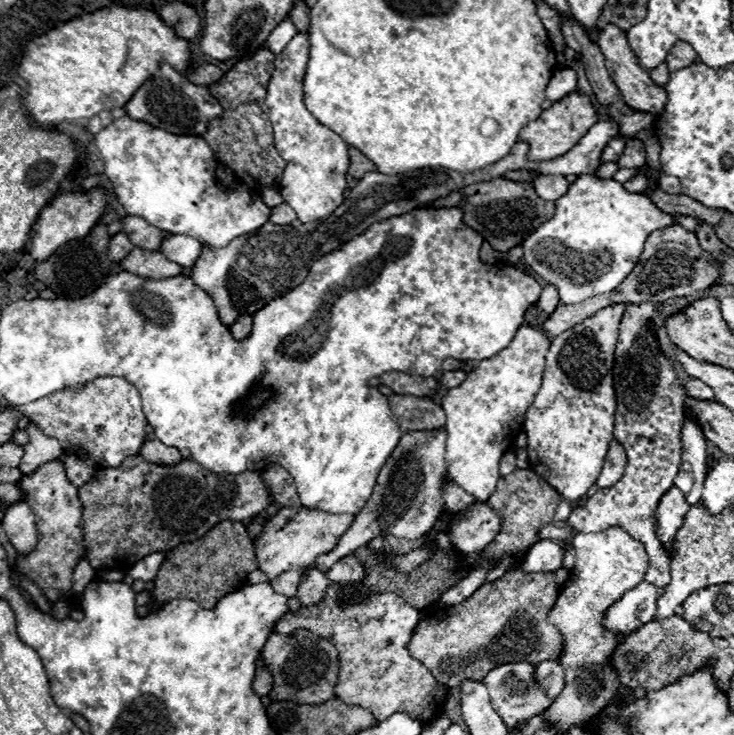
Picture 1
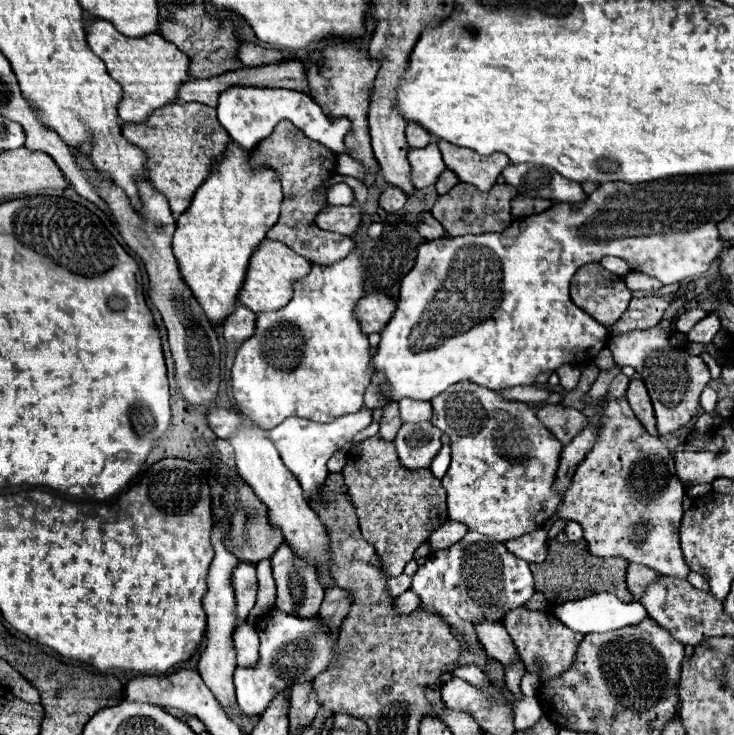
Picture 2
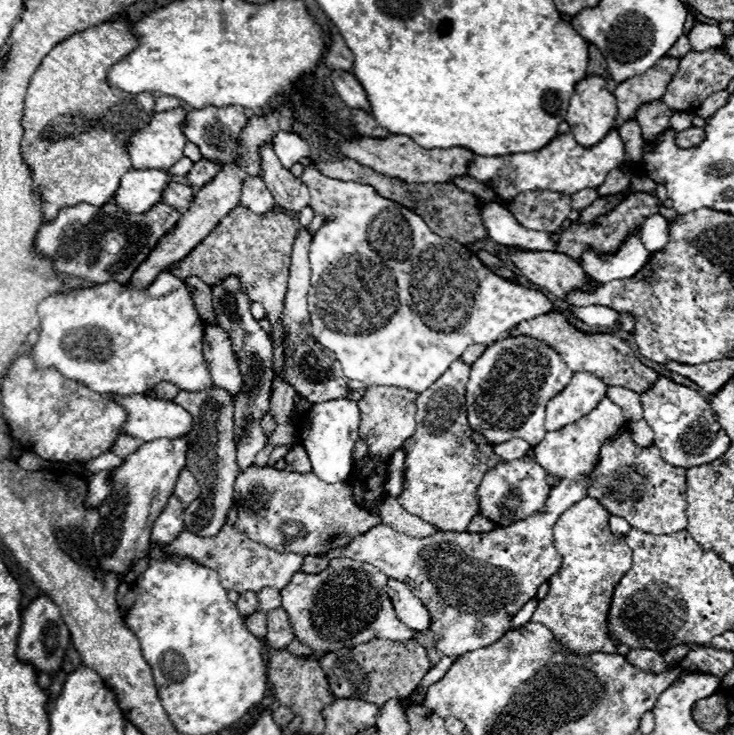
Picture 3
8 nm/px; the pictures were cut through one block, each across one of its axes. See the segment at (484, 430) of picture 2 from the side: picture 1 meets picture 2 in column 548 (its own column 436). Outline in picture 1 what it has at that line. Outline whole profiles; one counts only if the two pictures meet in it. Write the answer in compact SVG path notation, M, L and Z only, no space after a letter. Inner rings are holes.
M434 430L434 432L406 432L402 434L398 446L394 448L394 454L386 460L386 466L382 466L378 474L378 486L374 486L374 494L370 502L356 514L354 522L350 524L350 530L340 538L334 550L328 554L322 554L314 560L314 566L322 572L328 572L340 558L352 554L354 550L366 546L370 540L378 536L398 536L406 540L416 540L422 534L428 534L430 528L436 524L440 514L444 512L442 502L442 482L446 478L446 430Z

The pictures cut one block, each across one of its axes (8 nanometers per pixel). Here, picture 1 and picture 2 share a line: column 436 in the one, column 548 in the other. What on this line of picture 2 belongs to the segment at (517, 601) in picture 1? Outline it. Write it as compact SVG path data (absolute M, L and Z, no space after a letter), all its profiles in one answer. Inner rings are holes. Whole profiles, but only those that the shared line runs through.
M516 608L506 614L502 620L508 634L512 636L518 654L526 666L528 672L536 672L540 680L552 680L564 674L564 670L570 670L578 652L580 642L584 640L584 634L570 630L564 626L558 618L552 618L552 610L528 610L528 608Z

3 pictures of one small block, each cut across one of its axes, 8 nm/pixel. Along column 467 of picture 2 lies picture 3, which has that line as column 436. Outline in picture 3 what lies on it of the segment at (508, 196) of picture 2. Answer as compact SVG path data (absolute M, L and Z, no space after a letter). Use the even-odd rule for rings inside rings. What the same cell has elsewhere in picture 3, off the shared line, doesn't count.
M344 158L340 162L318 162L316 166L320 168L320 172L324 176L330 176L330 178L354 180L354 182L360 182L360 184L376 186L378 192L384 198L390 198L390 200L410 208L418 216L422 216L422 220L430 226L430 230L434 234L438 234L440 238L452 238L460 244L470 244L470 242L480 240L480 238L486 236L486 230L482 228L482 222L480 222L482 204L472 194L462 192L454 184L406 184L404 180L384 176L384 174L380 174L372 168L366 168L366 166L362 166L362 164L358 164L350 158Z

